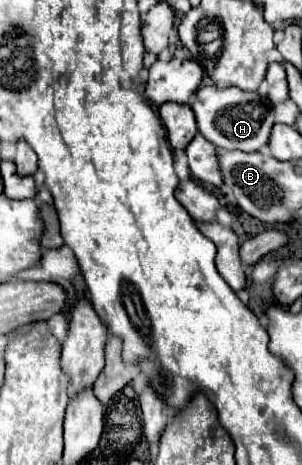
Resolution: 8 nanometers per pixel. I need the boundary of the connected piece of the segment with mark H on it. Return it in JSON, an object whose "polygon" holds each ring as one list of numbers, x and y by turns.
{"polygon":[[202,87,192,99,198,131,216,147,226,151,260,151,268,145,272,127,276,123,274,109,268,97,260,99,256,91,242,91,238,87]]}

